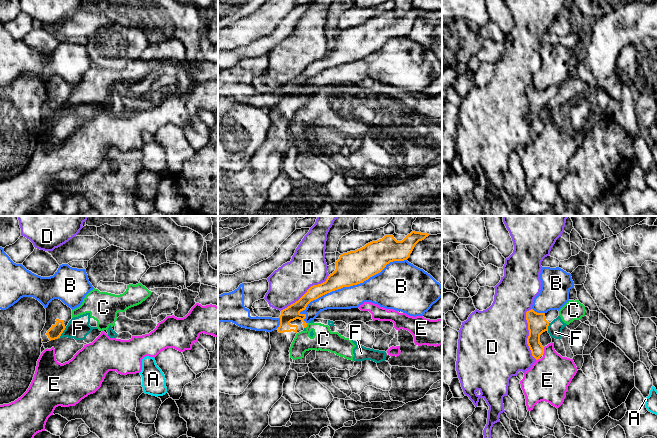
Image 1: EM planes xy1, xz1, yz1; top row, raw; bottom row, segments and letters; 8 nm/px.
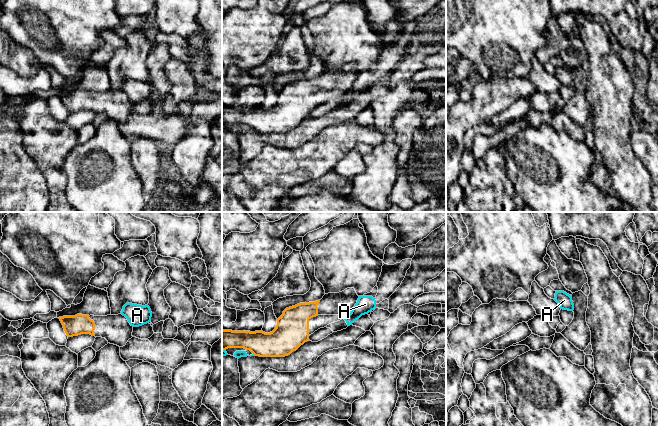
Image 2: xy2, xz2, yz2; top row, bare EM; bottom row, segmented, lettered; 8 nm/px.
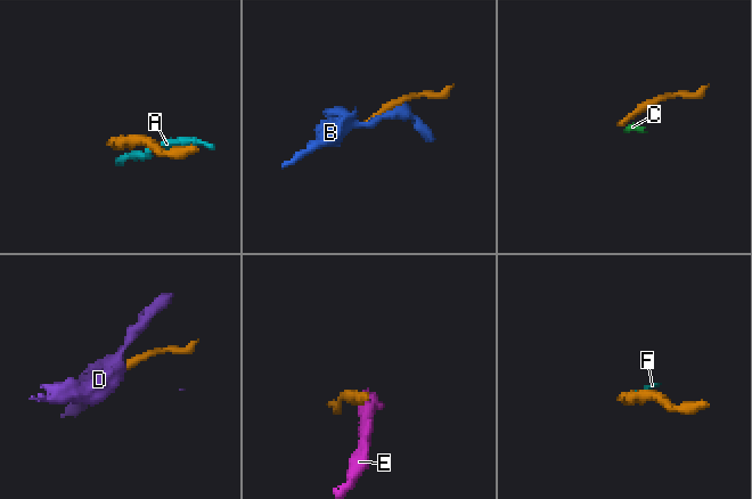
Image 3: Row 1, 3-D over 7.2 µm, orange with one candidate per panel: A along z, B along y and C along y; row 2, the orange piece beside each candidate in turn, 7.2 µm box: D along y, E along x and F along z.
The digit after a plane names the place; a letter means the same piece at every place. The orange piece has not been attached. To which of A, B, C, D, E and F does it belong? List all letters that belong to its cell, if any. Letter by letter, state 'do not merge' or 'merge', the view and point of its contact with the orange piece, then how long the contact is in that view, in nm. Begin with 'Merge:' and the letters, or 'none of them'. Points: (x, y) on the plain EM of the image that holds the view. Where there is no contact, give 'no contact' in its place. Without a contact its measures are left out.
Merge: none of them
A: do not merge; contact xz2 (224, 125); length 30 nm
B: do not merge; contact xz1 (352, 61); length 950 nm
C: do not merge; contact xz1 (306, 101); length 50 nm
D: do not merge; contact yz1 (529, 109); length 420 nm
E: do not merge; contact yz1 (543, 127); length 70 nm
F: do not merge; contact xy1 (62, 108); length 110 nm

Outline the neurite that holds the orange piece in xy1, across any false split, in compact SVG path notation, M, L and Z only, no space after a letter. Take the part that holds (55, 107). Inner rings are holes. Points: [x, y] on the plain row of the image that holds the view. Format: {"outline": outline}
{"outline": "M59 75L52 76L46 84L46 99L41 107L42 119L60 114L71 95L72 85Z"}

